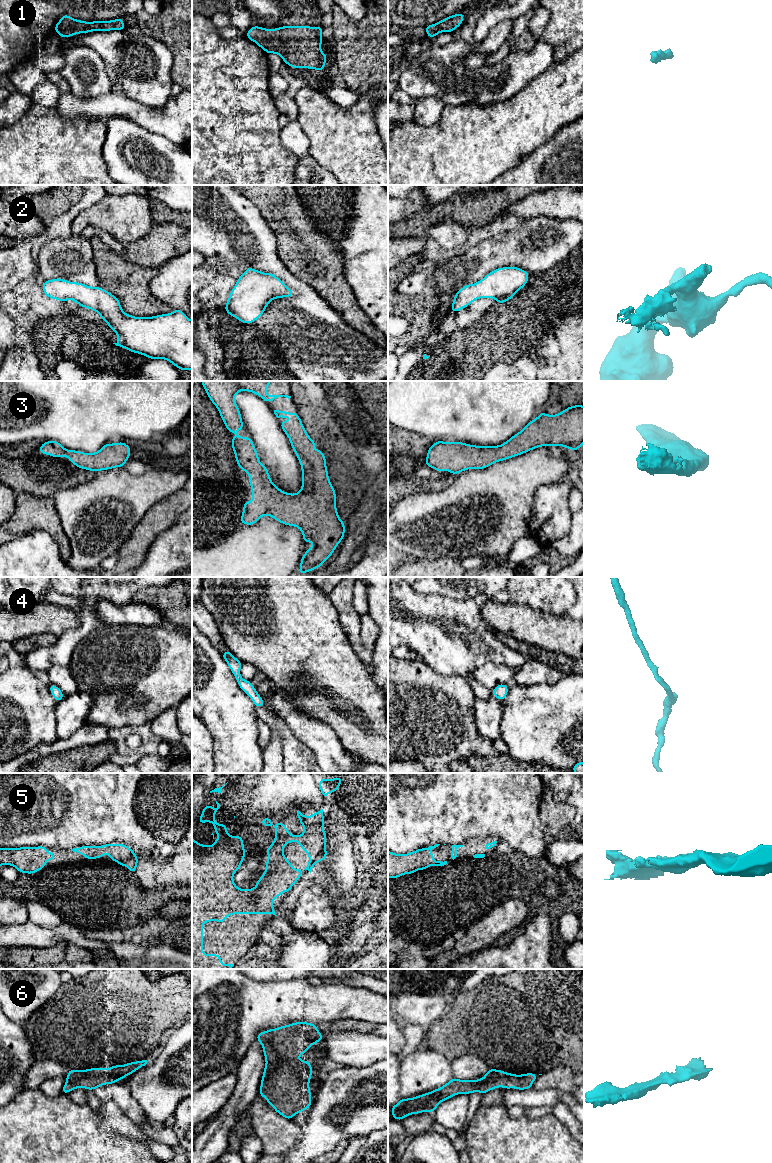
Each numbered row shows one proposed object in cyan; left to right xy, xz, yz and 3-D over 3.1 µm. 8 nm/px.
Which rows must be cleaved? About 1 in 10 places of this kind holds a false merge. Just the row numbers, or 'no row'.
no row

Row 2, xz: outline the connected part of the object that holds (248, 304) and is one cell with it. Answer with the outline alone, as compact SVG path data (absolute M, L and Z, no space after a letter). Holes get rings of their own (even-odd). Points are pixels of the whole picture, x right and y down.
M247 266L245 273L240 275L230 291L224 310L240 322L250 324L263 315L273 299L294 295L295 292L279 277Z

